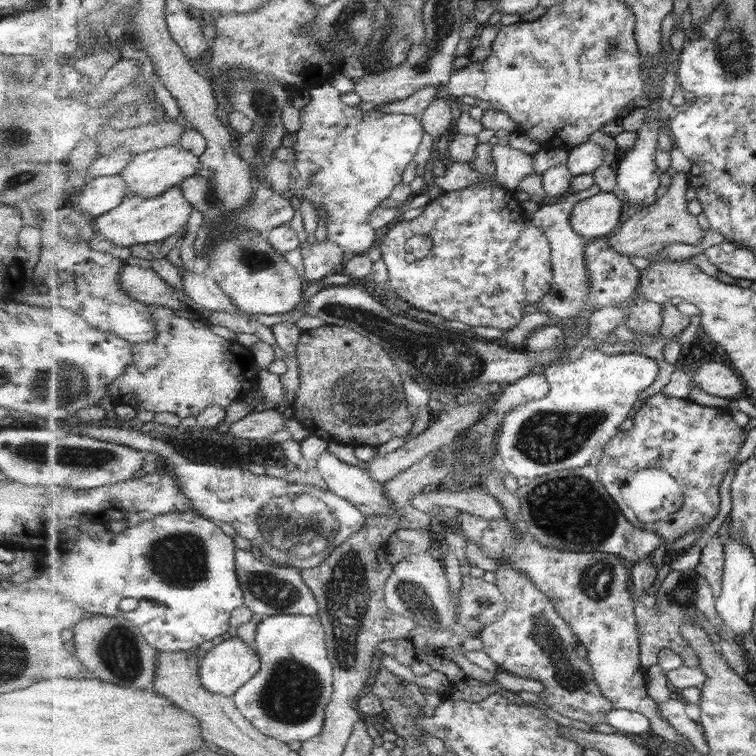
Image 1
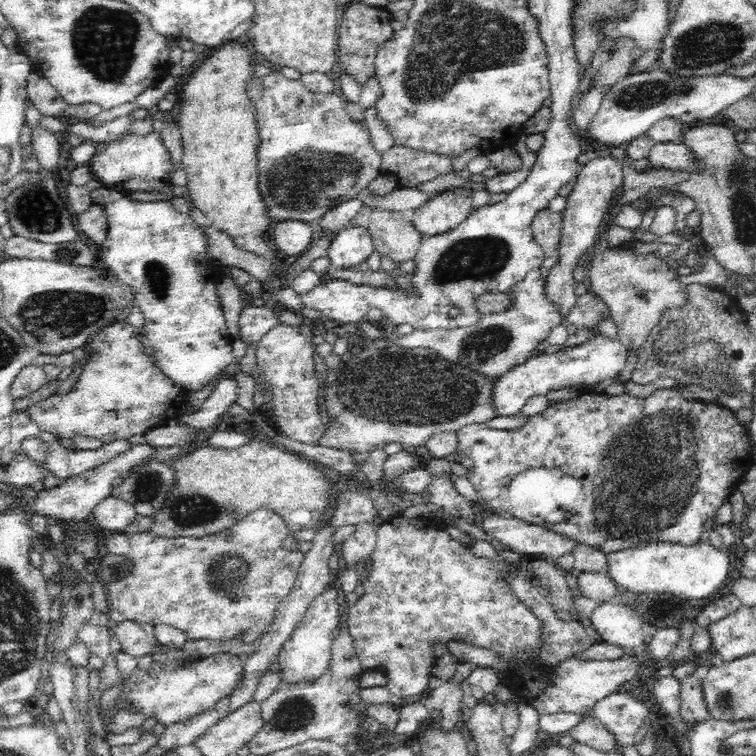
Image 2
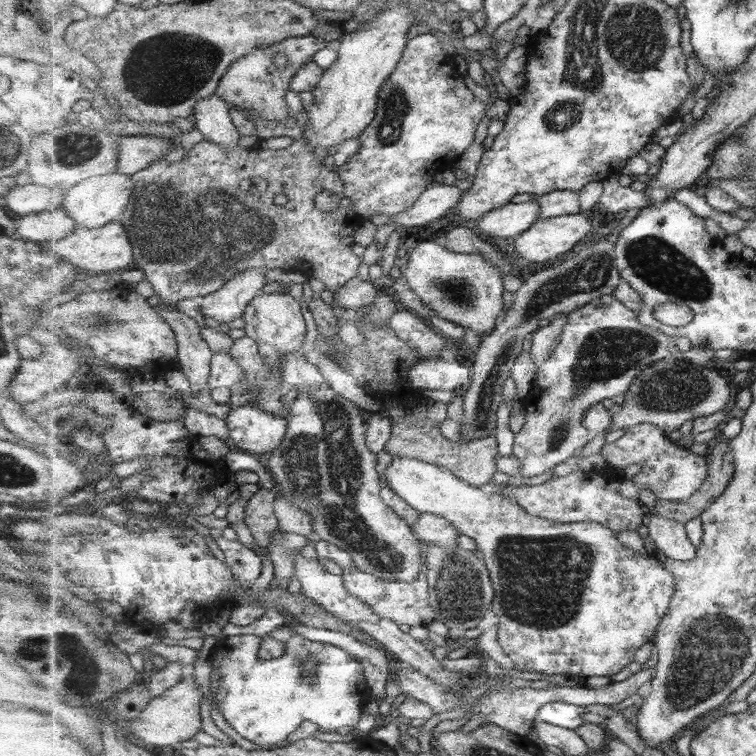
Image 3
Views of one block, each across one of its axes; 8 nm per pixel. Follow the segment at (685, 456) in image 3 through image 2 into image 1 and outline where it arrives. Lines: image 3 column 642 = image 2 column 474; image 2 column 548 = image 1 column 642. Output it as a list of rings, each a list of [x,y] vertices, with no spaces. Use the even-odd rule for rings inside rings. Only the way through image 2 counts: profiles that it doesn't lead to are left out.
[[[663,392],[648,397],[642,407],[633,413],[633,419],[633,426],[629,430],[621,431],[606,444],[602,459],[595,466],[600,481],[624,515],[639,528],[647,528],[647,524],[637,520],[635,514],[631,514],[633,510],[623,500],[621,490],[611,490],[611,484],[623,482],[625,474],[631,476],[633,472],[645,468],[661,468],[675,476],[675,481],[681,486],[683,500],[697,500],[683,501],[677,514],[669,514],[661,521],[663,530],[657,530],[657,527],[648,530],[672,542],[713,522],[715,516],[721,512],[719,483],[739,456],[739,450],[747,440],[747,431],[737,426],[731,412],[726,408],[711,408],[691,399],[675,398]]]

